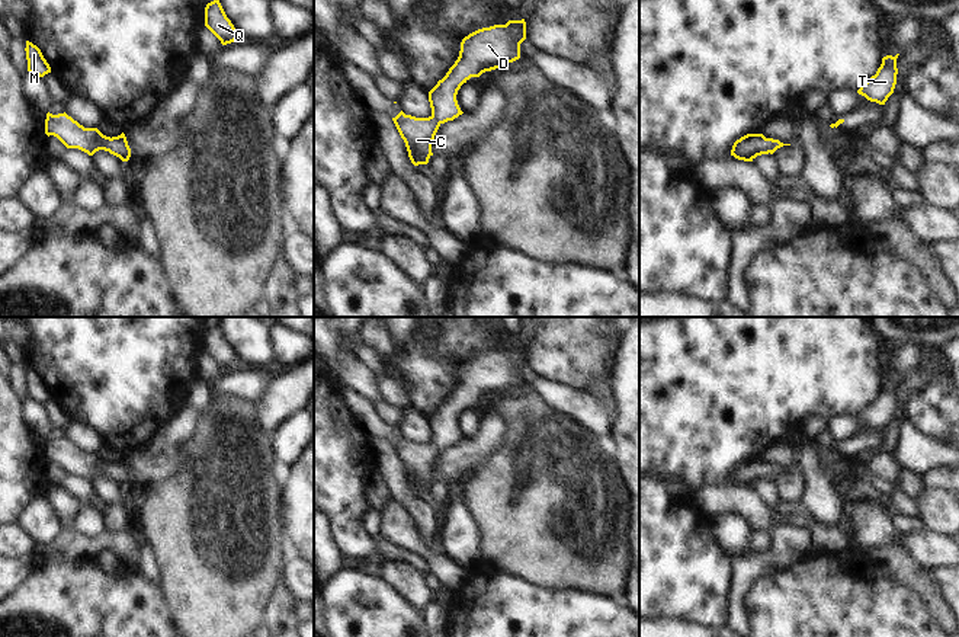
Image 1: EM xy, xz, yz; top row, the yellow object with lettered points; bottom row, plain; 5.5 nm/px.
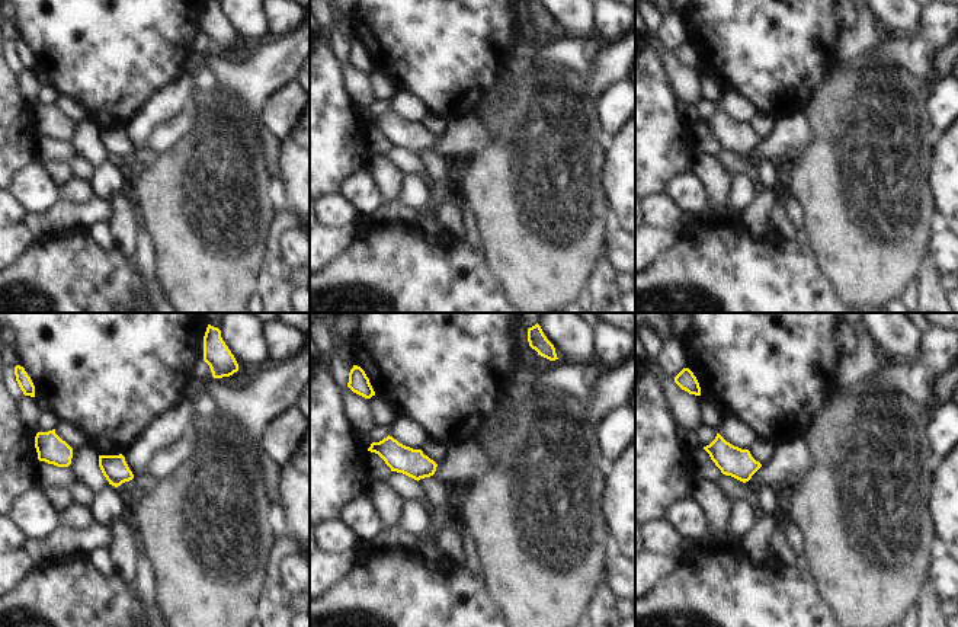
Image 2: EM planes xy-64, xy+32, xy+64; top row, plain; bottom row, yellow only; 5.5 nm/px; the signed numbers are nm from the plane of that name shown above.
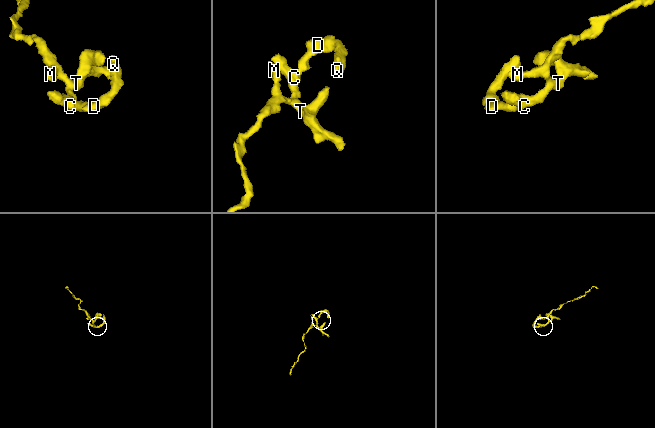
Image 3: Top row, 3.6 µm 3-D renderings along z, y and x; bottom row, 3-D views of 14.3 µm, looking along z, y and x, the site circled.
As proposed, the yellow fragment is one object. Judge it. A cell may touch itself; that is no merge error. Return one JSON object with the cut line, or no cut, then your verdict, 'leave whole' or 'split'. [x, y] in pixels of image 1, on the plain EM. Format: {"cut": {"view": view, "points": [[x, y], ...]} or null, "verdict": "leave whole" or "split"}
{"cut": null, "verdict": "leave whole"}

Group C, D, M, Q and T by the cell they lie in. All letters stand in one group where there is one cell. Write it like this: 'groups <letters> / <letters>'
groups C D M Q T

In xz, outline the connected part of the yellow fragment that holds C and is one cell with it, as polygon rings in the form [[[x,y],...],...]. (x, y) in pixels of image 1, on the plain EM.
[[[525,345],[509,346],[506,350],[494,350],[469,359],[461,368],[455,390],[429,417],[432,441],[416,444],[401,436],[392,444],[414,492],[429,489],[439,452],[464,439],[456,426],[461,412],[471,403],[480,403],[485,397],[519,385],[520,369],[525,365]]]

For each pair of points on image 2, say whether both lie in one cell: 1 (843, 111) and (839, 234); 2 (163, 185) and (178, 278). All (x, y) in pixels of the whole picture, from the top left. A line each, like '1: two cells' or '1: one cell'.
1: one cell
2: one cell

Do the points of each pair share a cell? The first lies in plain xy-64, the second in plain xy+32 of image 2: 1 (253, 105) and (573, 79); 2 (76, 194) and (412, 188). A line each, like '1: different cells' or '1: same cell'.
1: different cells
2: same cell

